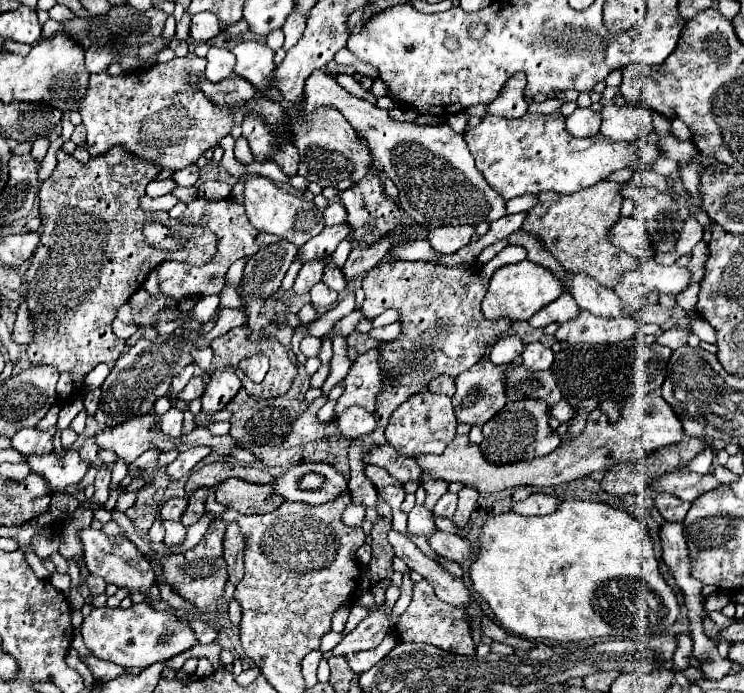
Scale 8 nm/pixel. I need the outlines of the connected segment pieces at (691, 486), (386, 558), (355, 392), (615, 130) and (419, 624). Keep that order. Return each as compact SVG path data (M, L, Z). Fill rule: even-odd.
M688 468L664 474L660 478L654 480L654 484L650 486L650 490L654 494L660 492L670 492L682 500L692 502L694 498L698 498L698 494L706 492L706 490L716 490L720 486L720 482L712 476L712 474L694 474Z
M378 516L378 520L372 526L372 562L370 562L370 574L372 574L372 584L374 588L372 594L376 598L376 604L384 604L386 600L386 590L392 584L392 560L394 560L394 550L388 544L388 532L392 528L390 518Z
M368 350L366 354L358 356L356 362L352 362L350 372L344 382L346 382L346 390L338 398L336 416L354 404L364 406L368 412L374 412L376 396L378 392L384 390L380 366L378 366L378 352Z
M604 106L602 108L602 126L600 134L610 140L638 140L652 132L652 110L642 106L622 108L622 106Z
M422 580L422 582L414 584L412 602L410 602L408 610L400 616L400 620L396 624L396 632L402 642L426 642L426 644L438 646L446 652L452 652L452 654L472 656L476 652L476 646L472 642L470 626L466 620L468 618L466 618L464 610L438 600L434 594L434 588L426 580Z

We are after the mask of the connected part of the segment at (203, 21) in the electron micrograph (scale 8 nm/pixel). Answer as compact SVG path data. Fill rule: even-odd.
M200 12L192 18L190 38L194 42L208 42L216 34L220 34L220 28L218 28L218 18L212 12Z

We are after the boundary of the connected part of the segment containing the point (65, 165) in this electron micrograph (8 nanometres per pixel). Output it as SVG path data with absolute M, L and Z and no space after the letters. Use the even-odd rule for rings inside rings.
M114 146L114 150L98 154L98 158L90 158L88 162L78 162L72 154L58 150L56 160L58 164L52 176L40 184L38 192L42 234L30 260L30 268L24 274L24 296L30 308L30 318L36 326L36 338L34 344L28 346L28 356L34 364L50 364L58 368L60 380L56 392L58 398L68 404L80 396L82 380L96 364L102 360L116 362L124 352L126 342L112 332L112 320L116 318L118 308L144 284L150 270L166 260L174 260L174 252L154 250L144 242L144 220L166 220L166 226L172 230L178 230L180 222L172 220L166 212L150 214L140 208L140 198L146 194L146 186L162 172L154 162L134 158L134 154L126 154L122 146Z

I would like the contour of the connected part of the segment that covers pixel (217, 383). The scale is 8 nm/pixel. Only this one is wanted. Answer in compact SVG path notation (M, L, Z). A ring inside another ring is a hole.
M218 370L210 384L206 386L206 392L202 396L202 412L204 414L216 414L220 412L240 390L240 378L234 374L234 370Z

